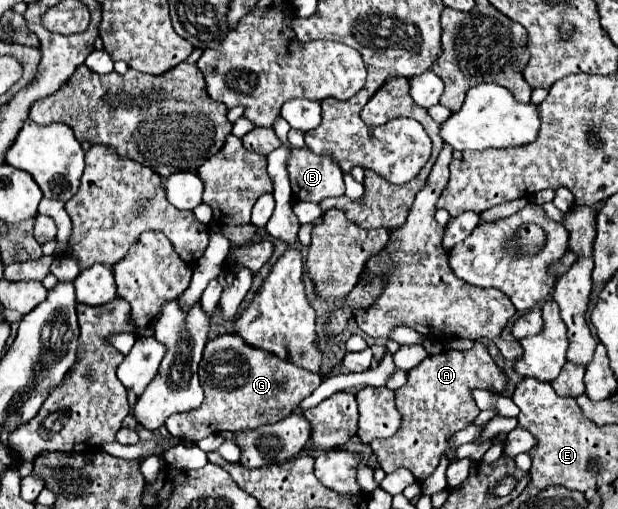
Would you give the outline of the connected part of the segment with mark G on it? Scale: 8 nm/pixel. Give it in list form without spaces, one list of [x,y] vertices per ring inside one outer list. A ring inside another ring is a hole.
[[[220,335],[210,339],[206,343],[198,375],[204,387],[202,405],[196,411],[170,415],[170,419],[164,423],[170,435],[184,437],[192,443],[198,443],[200,439],[224,429],[248,431],[278,423],[322,383],[320,375],[302,371],[294,363],[286,363],[262,349],[254,349],[238,335]]]

